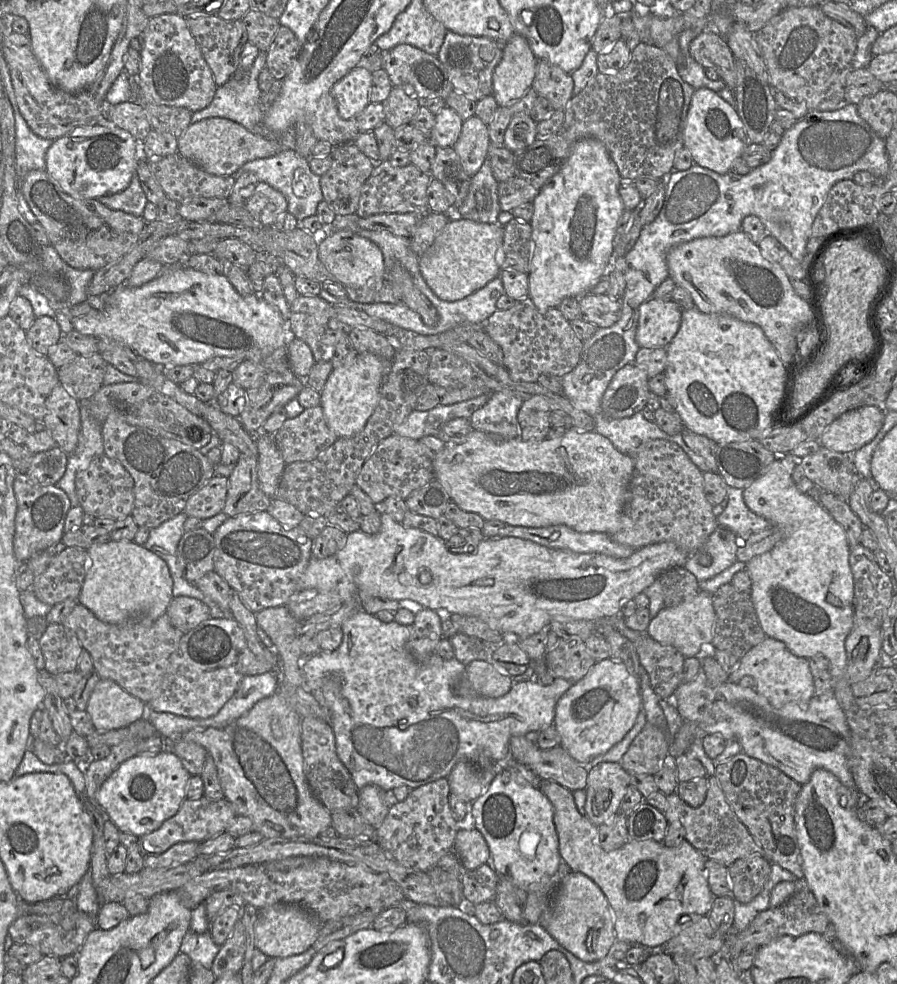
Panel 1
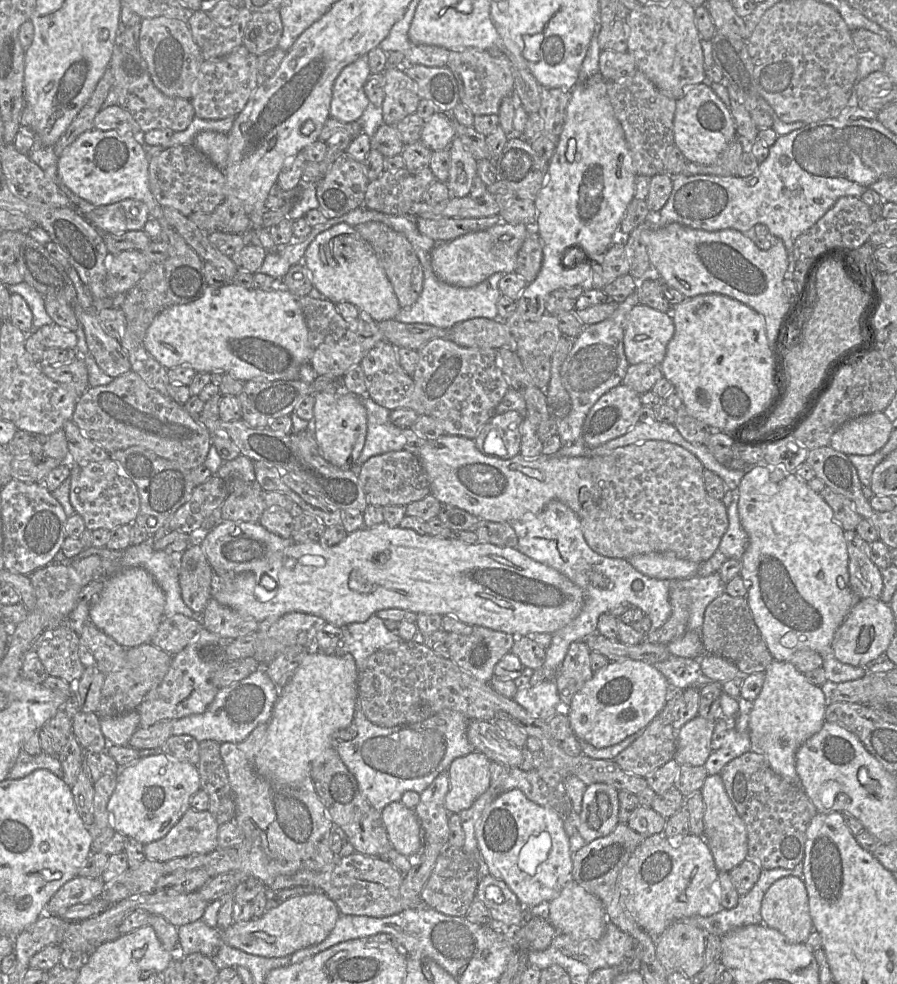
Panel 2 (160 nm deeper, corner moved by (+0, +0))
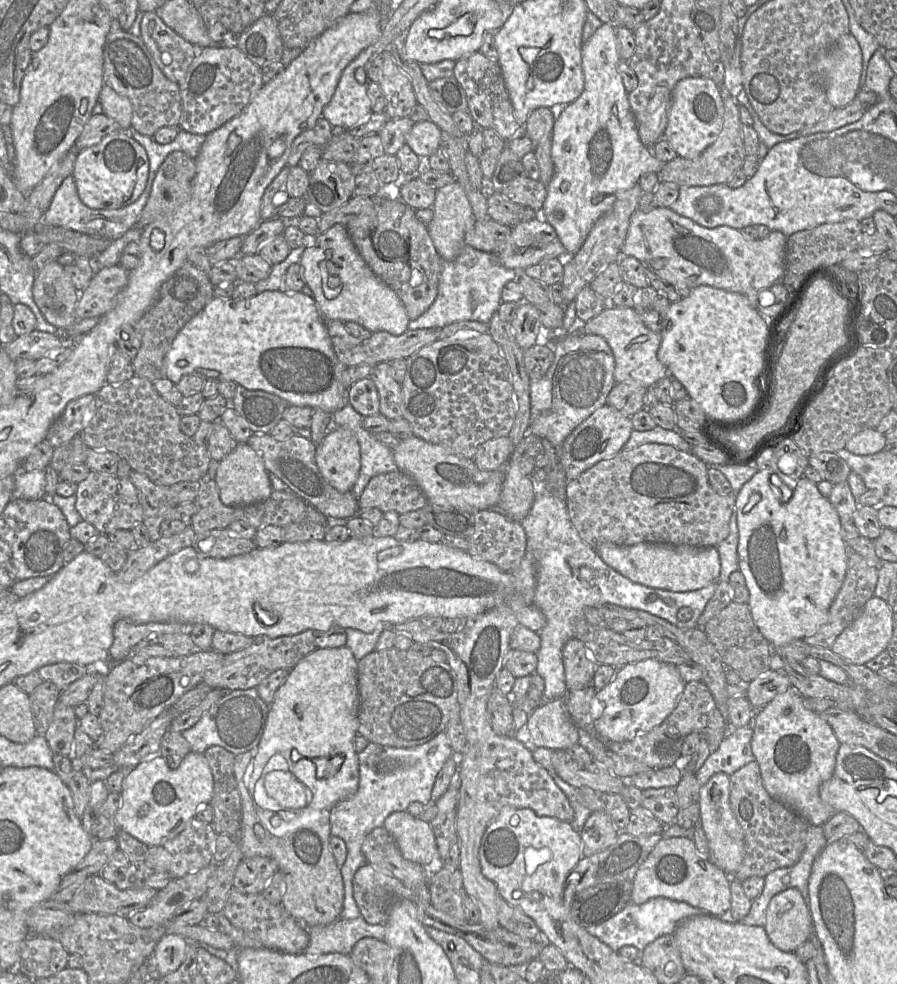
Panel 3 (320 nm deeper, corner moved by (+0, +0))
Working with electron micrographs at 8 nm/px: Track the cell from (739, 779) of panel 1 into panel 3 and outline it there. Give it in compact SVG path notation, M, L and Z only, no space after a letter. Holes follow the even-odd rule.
M756 760L730 775L730 806L744 832L745 854L735 878L742 882L750 877L766 877L770 872L795 865L801 858L810 824L781 802L772 798L764 788Z

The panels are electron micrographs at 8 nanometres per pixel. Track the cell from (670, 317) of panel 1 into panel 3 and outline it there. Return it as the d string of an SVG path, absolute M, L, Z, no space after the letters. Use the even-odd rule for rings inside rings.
M617 306L606 308L598 316L585 322L581 334L599 335L608 342L615 357L616 383L637 381L645 388L650 388L654 387L663 377L672 376L668 368L657 357L662 341L661 333L647 328L634 308Z

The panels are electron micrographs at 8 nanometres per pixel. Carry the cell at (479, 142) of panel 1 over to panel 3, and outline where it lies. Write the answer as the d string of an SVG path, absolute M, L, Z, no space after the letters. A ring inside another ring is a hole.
M457 182L436 190L433 218L426 225L432 242L445 261L455 260L465 244L465 234L476 219L463 187Z

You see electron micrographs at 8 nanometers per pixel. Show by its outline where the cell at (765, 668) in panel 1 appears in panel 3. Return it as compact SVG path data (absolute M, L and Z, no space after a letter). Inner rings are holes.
M792 686L755 712L752 729L751 748L768 794L808 824L823 826L836 813L819 794L820 786L833 776L840 747L830 725L805 707L804 697Z

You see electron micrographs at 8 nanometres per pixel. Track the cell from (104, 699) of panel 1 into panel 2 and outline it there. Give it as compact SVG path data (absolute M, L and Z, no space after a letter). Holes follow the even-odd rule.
M138 710L113 717L100 717L101 732L107 742L106 748L110 745L128 746L139 724Z

